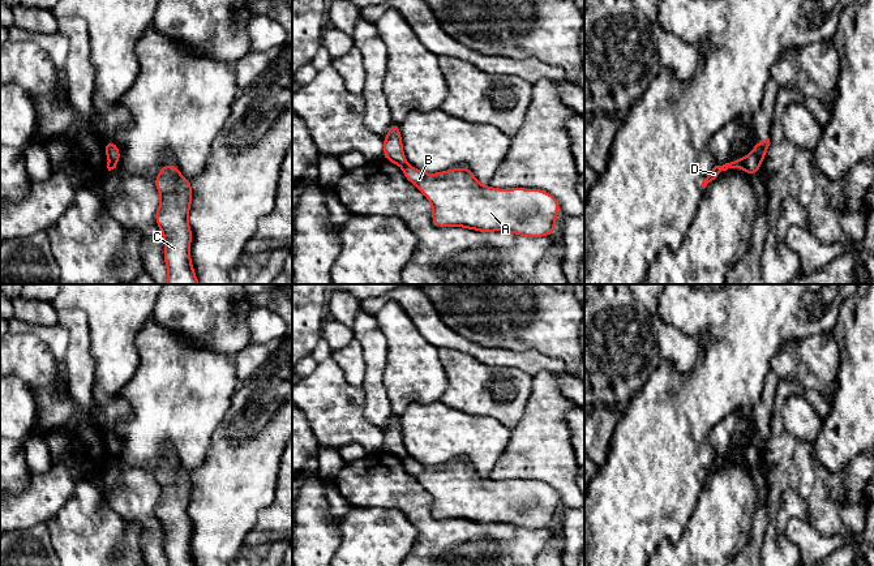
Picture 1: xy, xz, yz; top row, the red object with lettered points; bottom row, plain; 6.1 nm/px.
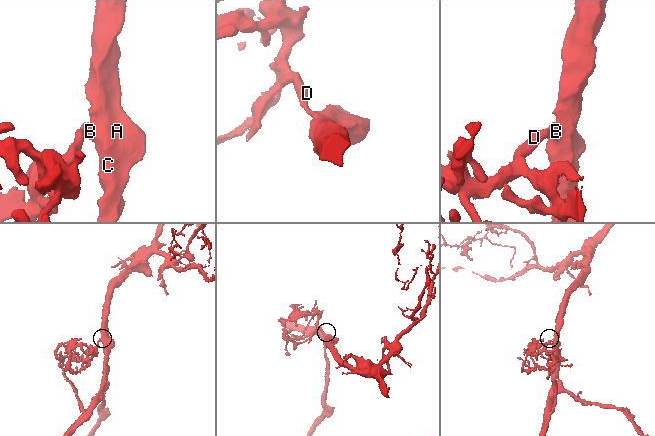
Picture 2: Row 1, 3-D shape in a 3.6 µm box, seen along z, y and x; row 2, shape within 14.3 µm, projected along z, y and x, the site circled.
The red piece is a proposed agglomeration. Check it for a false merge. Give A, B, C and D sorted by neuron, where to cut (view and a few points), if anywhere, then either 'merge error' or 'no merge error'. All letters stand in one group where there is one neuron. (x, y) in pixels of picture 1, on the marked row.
groups A B C / D; cut yz (752, 153), (759, 162); merge error

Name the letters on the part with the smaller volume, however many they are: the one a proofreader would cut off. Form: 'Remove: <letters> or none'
Remove: D

